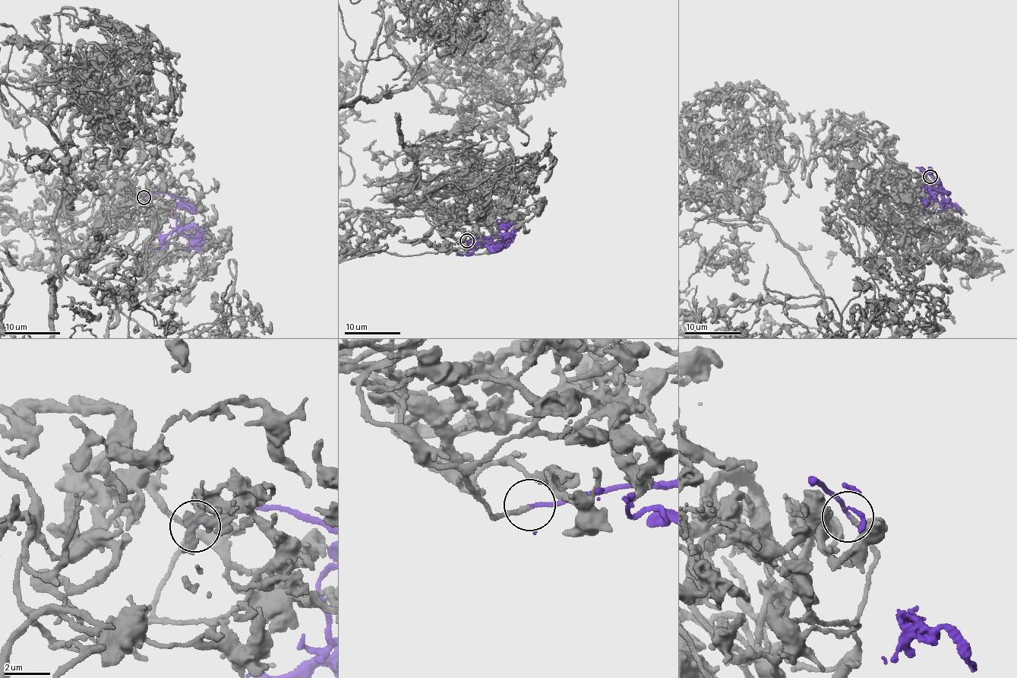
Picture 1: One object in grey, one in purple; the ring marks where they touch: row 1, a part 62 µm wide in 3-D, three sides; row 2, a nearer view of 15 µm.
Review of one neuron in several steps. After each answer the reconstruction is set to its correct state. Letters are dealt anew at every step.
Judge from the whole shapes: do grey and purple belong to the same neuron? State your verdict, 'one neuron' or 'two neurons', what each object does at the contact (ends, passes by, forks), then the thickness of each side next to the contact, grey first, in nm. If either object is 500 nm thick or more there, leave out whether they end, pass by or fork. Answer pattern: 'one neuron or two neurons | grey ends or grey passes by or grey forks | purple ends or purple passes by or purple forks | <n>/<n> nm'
one neuron | grey passes by | purple ends | 150/170 nm

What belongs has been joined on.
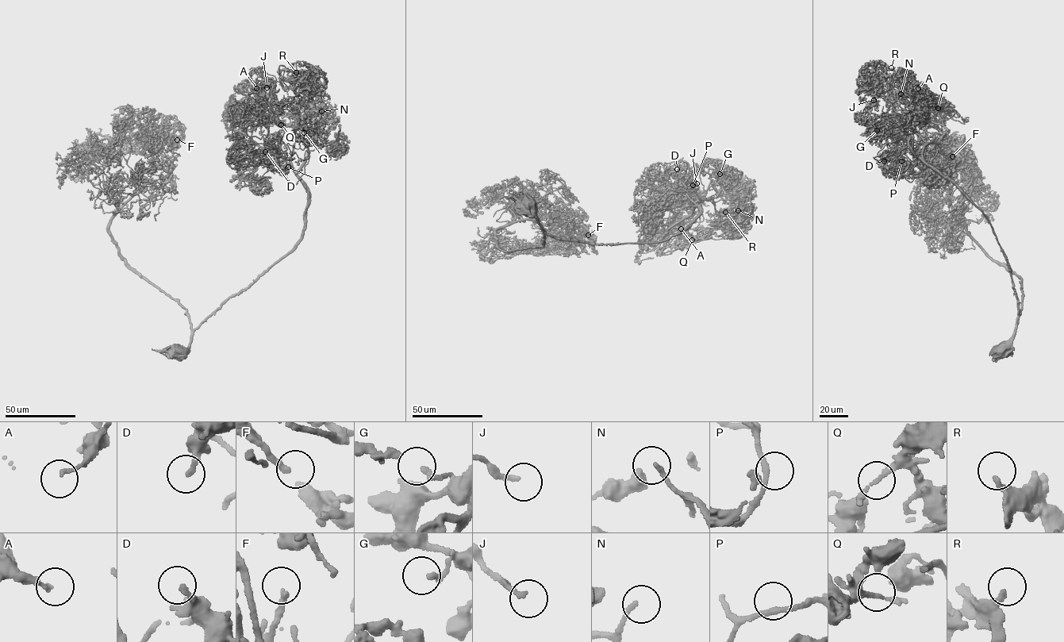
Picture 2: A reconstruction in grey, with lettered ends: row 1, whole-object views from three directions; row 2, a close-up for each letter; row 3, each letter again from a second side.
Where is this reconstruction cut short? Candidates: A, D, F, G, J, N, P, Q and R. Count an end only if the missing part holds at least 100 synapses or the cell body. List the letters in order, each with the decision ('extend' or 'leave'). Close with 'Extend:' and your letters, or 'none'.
A: leave
D: extend
F: leave
G: leave
J: extend
N: extend
P: leave
Q: leave
R: leave
Extend: D, J, N

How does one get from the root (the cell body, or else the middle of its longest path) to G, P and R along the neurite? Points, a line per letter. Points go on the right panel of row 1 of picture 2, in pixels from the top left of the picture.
G: (1003, 351), (1018, 310), (1006, 256), (991, 224), (915, 153), (904, 130), (877, 131), (873, 124), (877, 130)
P: (1003, 351), (1018, 310), (1006, 256), (991, 224), (923, 160), (908, 151), (896, 155), (895, 167), (901, 161)
R: (1003, 351), (1018, 310), (1006, 256), (985, 214), (911, 150), (922, 104), (909, 94), (912, 75), (891, 67)

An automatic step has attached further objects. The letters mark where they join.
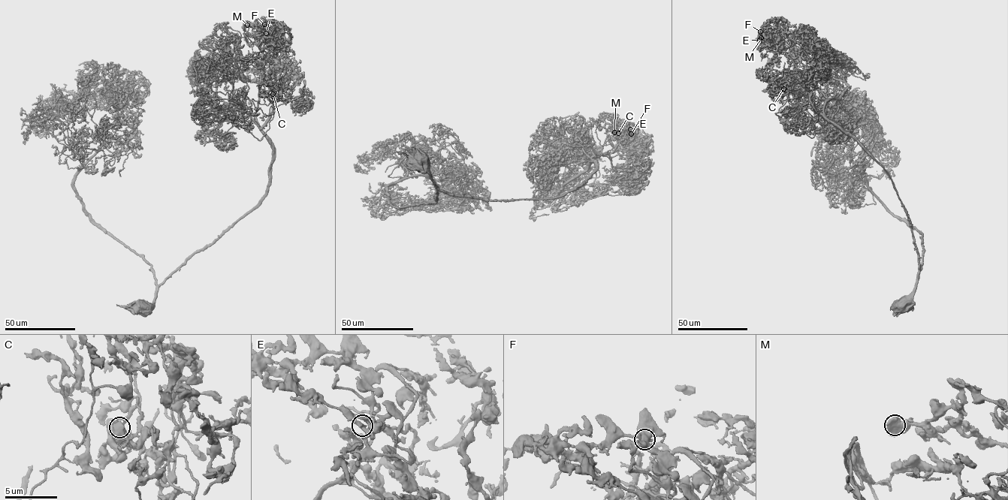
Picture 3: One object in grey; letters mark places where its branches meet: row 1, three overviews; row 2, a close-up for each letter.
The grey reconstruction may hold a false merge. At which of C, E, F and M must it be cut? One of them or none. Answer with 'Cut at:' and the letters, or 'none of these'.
Cut at: none of these

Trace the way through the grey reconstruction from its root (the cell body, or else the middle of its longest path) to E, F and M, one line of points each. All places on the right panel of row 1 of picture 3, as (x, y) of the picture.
E: (904, 305), (918, 266), (906, 212), (892, 180), (814, 106), (793, 60), (759, 40)
F: (904, 305), (918, 266), (906, 212), (892, 180), (814, 106), (793, 60), (784, 52), (771, 51), (760, 31)
M: (904, 305), (918, 266), (906, 212), (892, 180), (814, 106), (793, 60), (756, 39), (761, 38)

